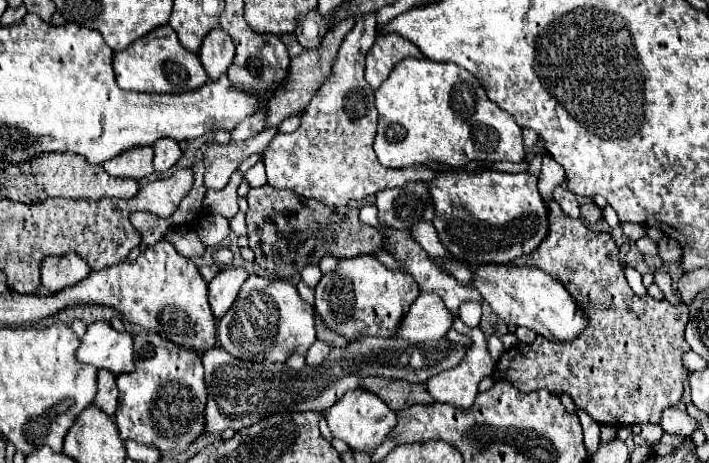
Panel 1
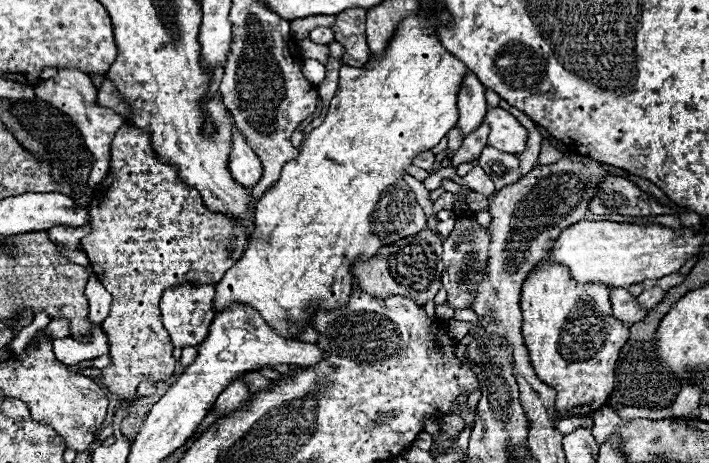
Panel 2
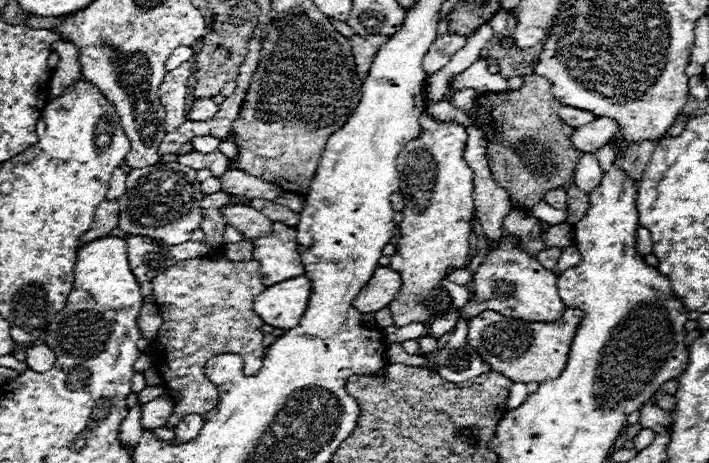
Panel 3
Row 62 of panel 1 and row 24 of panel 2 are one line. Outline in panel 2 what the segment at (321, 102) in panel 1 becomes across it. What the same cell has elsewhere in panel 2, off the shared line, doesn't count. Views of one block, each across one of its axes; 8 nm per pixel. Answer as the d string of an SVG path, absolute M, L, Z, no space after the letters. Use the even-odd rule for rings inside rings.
M350 8L346 12L340 12L336 16L336 22L332 26L336 42L344 46L342 64L346 66L364 66L368 62L368 44L364 34L364 20L366 10L364 8Z

